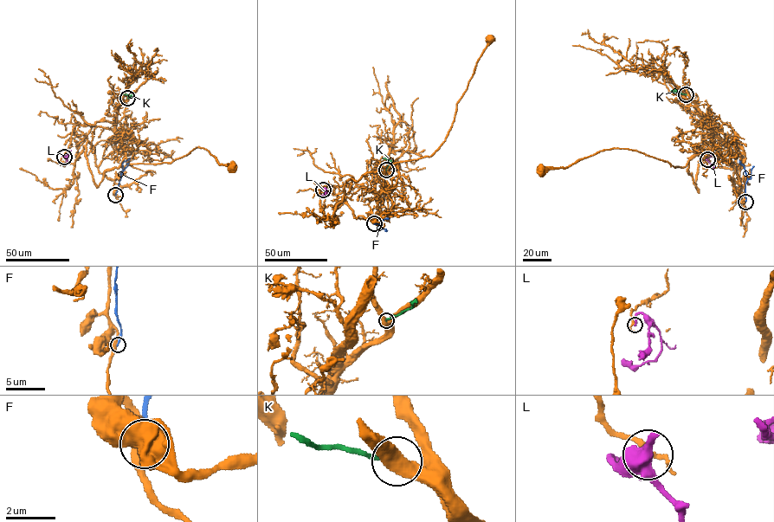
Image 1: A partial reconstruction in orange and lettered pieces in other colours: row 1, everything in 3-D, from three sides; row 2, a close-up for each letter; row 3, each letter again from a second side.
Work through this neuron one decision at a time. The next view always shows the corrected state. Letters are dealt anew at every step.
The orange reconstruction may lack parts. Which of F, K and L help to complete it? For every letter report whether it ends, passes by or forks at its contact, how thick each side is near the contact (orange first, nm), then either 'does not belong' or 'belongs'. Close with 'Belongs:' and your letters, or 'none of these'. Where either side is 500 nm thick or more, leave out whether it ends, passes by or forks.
F: it ends; calibres 440 and 220 nm; does not belong
K: it ends; calibres 460 and 140 nm; does not belong
L: it ends; calibres 200 and 220 nm; does not belong
Belongs: none of these

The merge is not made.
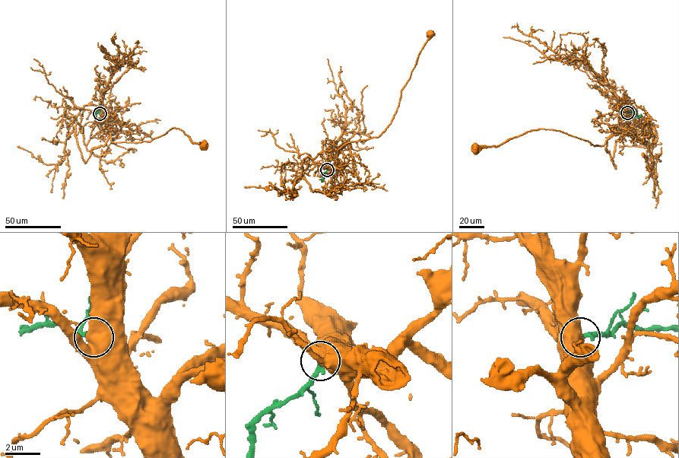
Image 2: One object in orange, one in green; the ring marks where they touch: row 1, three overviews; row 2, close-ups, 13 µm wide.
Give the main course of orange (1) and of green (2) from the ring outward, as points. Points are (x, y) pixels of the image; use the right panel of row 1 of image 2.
1: (627, 112), (629, 125), (601, 146), (560, 131), (538, 128), (497, 146), (477, 146), (476, 149)
2: (627, 112), (635, 112), (636, 116), (641, 114)

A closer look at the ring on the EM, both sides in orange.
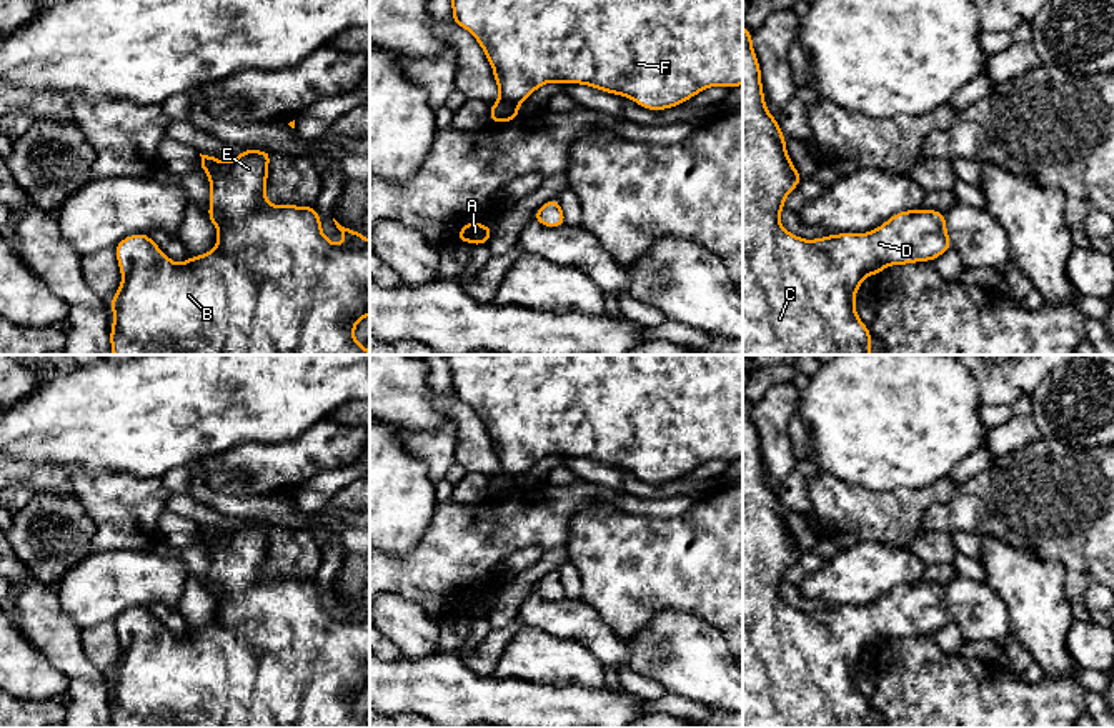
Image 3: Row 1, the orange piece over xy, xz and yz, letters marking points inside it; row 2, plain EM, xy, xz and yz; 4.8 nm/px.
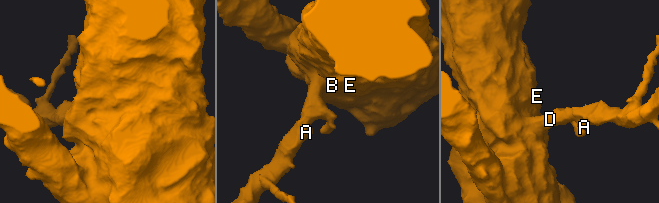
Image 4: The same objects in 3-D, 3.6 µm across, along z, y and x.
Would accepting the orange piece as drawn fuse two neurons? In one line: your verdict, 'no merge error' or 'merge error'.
no merge error

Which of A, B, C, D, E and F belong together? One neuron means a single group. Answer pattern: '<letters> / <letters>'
A B C D E F

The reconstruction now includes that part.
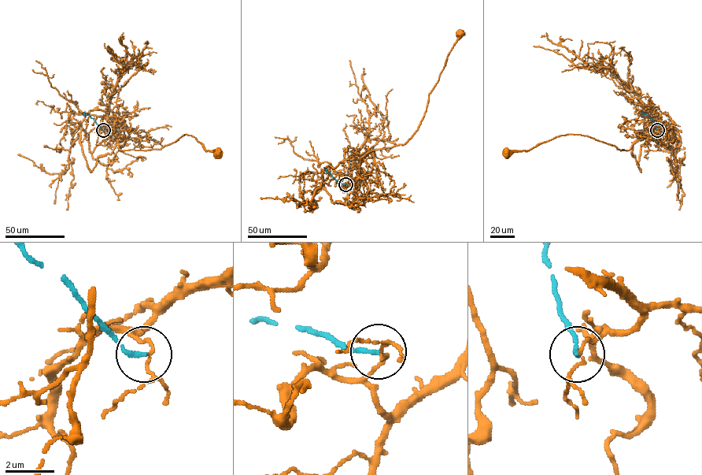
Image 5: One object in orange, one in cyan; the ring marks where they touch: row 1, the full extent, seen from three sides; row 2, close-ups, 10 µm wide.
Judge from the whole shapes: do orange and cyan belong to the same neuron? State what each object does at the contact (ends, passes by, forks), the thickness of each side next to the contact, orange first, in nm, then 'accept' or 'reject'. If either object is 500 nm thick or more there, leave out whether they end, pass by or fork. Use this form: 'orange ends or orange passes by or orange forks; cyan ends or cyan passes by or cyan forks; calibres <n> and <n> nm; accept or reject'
orange passes by; cyan ends; calibres 110 and 180 nm; reject

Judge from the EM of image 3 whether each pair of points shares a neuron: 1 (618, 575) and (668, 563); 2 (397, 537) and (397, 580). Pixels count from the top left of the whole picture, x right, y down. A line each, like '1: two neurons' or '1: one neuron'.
1: one neuron
2: two neurons

